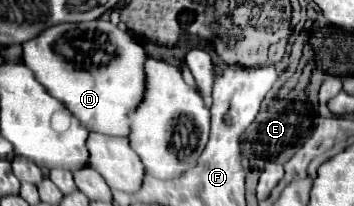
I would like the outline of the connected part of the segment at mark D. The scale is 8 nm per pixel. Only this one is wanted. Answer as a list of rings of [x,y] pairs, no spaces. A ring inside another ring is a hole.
[[[87,21],[87,23],[61,23],[41,31],[33,41],[25,41],[23,47],[23,63],[35,73],[37,81],[47,89],[49,95],[59,99],[69,111],[89,129],[107,135],[129,135],[129,119],[127,113],[141,103],[145,91],[145,49],[135,41],[135,37],[109,21]],[[105,33],[109,45],[113,47],[113,61],[109,65],[97,65],[97,69],[77,69],[77,65],[69,65],[61,53],[99,53],[97,35]]]

